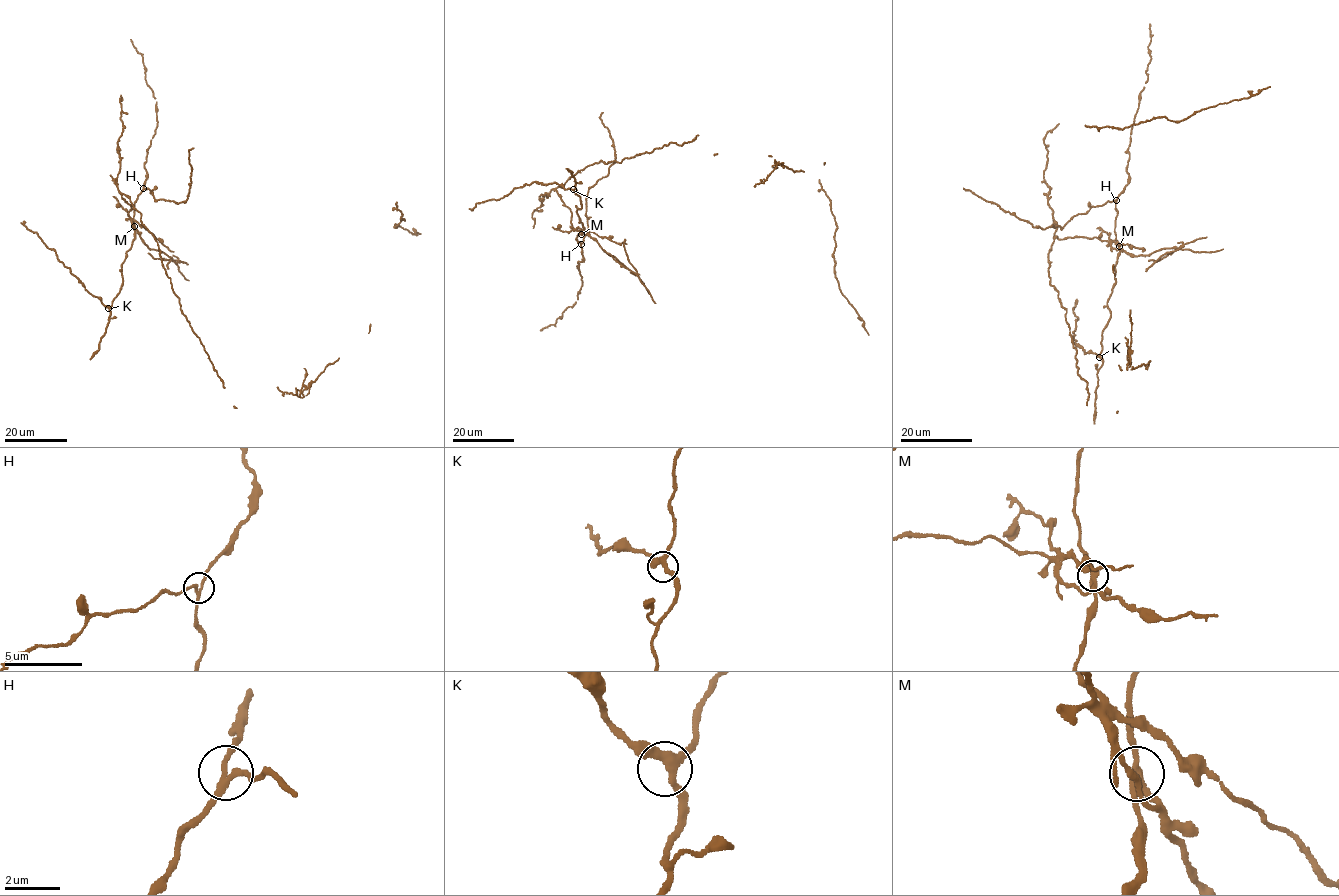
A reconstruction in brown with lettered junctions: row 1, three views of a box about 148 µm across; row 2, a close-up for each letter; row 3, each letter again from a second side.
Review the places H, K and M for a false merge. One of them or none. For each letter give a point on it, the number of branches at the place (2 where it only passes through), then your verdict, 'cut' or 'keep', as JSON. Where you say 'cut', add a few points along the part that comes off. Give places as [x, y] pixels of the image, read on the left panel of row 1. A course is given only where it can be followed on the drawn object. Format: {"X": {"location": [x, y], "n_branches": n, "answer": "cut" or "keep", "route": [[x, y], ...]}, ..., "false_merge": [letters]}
{"H": {"location": [143, 188], "n_branches": 3, "answer": "keep"}, "K": {"location": [108, 308], "n_branches": 3, "answer": "keep"}, "M": {"location": [134, 226], "n_branches": 3, "answer": "cut"}, "false_merge": ["M"]}

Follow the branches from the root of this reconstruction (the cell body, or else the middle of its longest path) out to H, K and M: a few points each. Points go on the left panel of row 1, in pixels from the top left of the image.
H: (210, 360), (182, 313), (158, 242), (122, 194), (131, 207), (129, 219), (137, 229), (134, 201), (143, 188)
K: (210, 360), (182, 313), (158, 242), (123, 194), (137, 229), (122, 264), (121, 288), (108, 308)
M: (210, 360), (182, 313), (158, 242), (122, 194), (134, 226)

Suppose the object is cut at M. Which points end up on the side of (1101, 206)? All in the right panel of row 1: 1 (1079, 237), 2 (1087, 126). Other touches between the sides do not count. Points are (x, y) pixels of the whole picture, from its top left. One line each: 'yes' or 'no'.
1: no
2: yes

